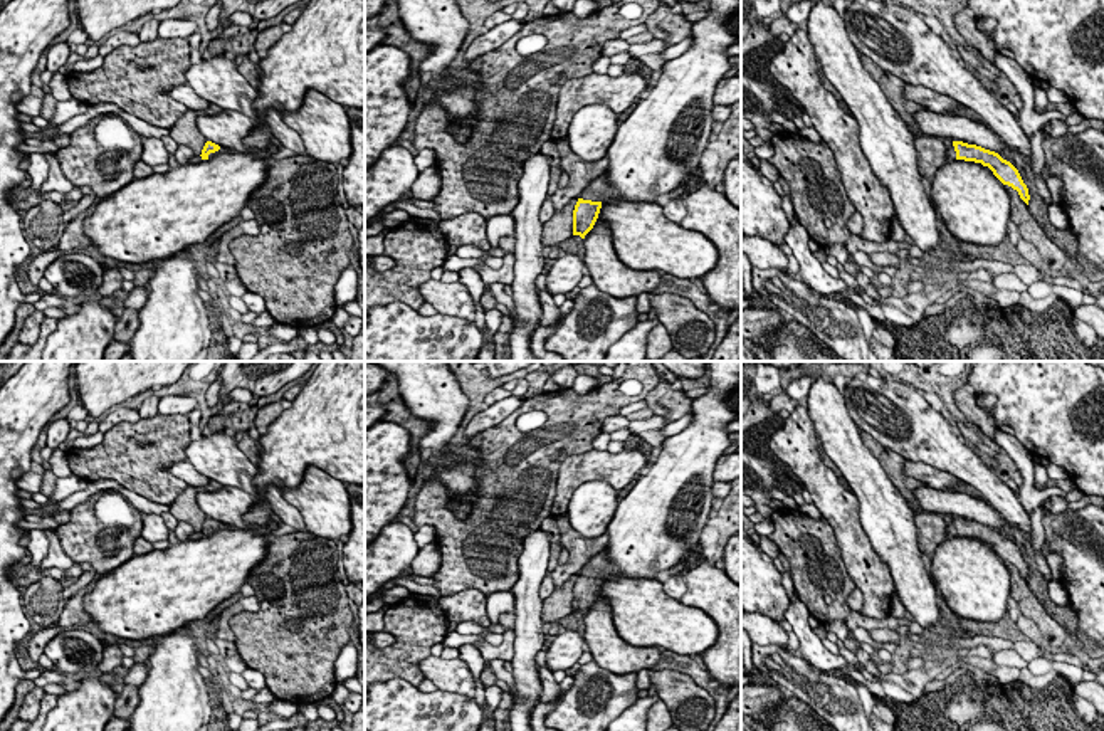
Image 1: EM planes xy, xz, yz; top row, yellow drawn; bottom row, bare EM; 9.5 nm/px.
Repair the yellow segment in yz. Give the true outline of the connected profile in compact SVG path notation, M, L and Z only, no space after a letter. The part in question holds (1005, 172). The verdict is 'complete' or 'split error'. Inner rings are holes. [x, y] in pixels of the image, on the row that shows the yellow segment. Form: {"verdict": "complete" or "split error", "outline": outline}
{"verdict": "split error", "outline": "M944 141L946 145L946 161L949 160L965 160L981 163L988 166L993 175L1003 183L1018 192L1020 198L1028 205L1030 195L1028 188L1023 183L1018 170L998 153L985 150L976 145L968 145L963 141Z"}

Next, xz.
{"verdict": "split error", "outline": "M607 175L593 180L578 197L573 210L573 235L585 235L593 229L602 203L618 197L620 192L608 185Z"}

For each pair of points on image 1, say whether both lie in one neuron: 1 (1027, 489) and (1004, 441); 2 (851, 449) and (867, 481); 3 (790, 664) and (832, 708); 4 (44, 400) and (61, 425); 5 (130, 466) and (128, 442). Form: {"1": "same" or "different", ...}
{"1": "same", "2": "same", "3": "same", "4": "different", "5": "same"}

